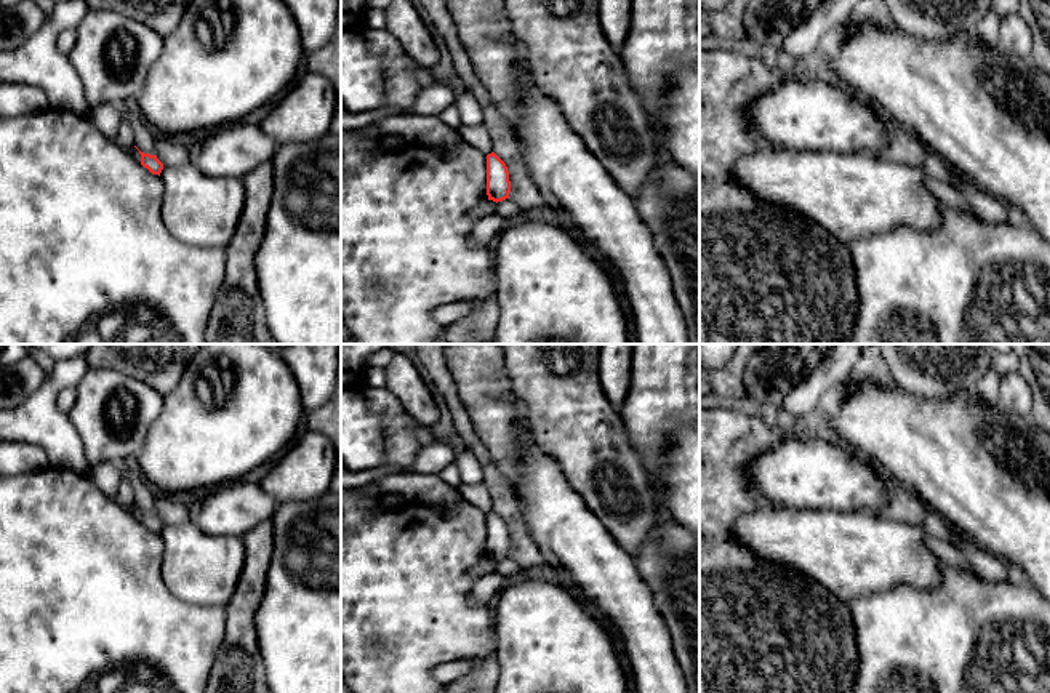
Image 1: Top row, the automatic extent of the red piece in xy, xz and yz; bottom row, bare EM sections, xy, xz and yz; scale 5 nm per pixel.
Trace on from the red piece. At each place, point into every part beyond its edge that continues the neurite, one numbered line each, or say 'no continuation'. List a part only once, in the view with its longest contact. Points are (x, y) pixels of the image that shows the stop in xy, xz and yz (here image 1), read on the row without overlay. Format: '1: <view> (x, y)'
no continuation

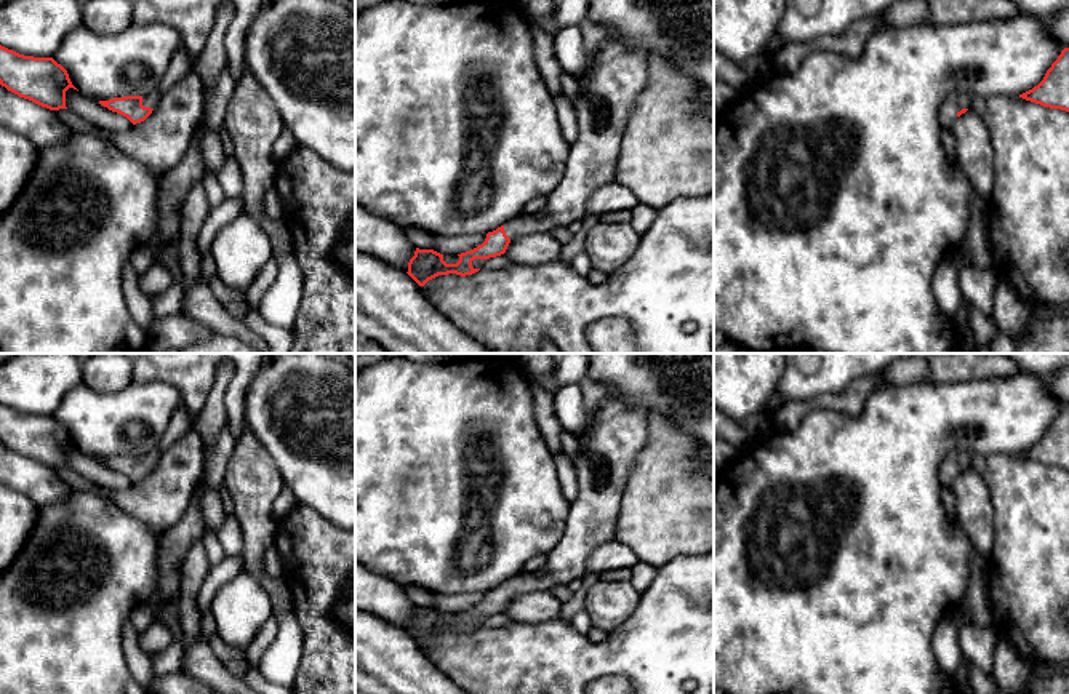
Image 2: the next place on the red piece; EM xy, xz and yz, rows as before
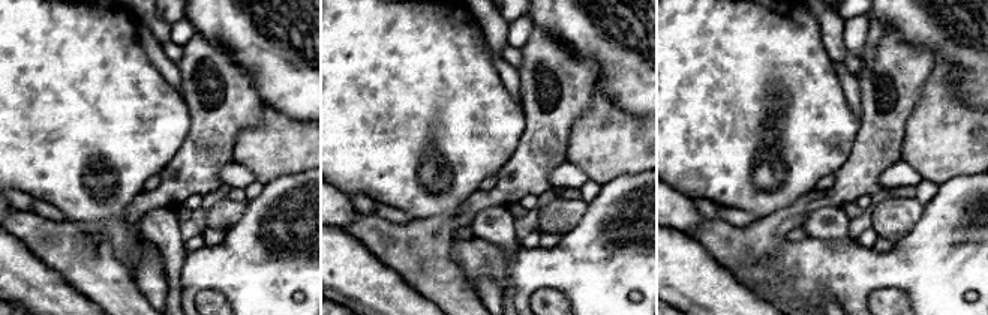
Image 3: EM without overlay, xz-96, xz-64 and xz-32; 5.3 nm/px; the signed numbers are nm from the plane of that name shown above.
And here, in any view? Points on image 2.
1: xy (151, 458)

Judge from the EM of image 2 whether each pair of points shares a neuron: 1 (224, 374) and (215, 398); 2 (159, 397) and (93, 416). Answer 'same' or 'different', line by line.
1: same
2: same

